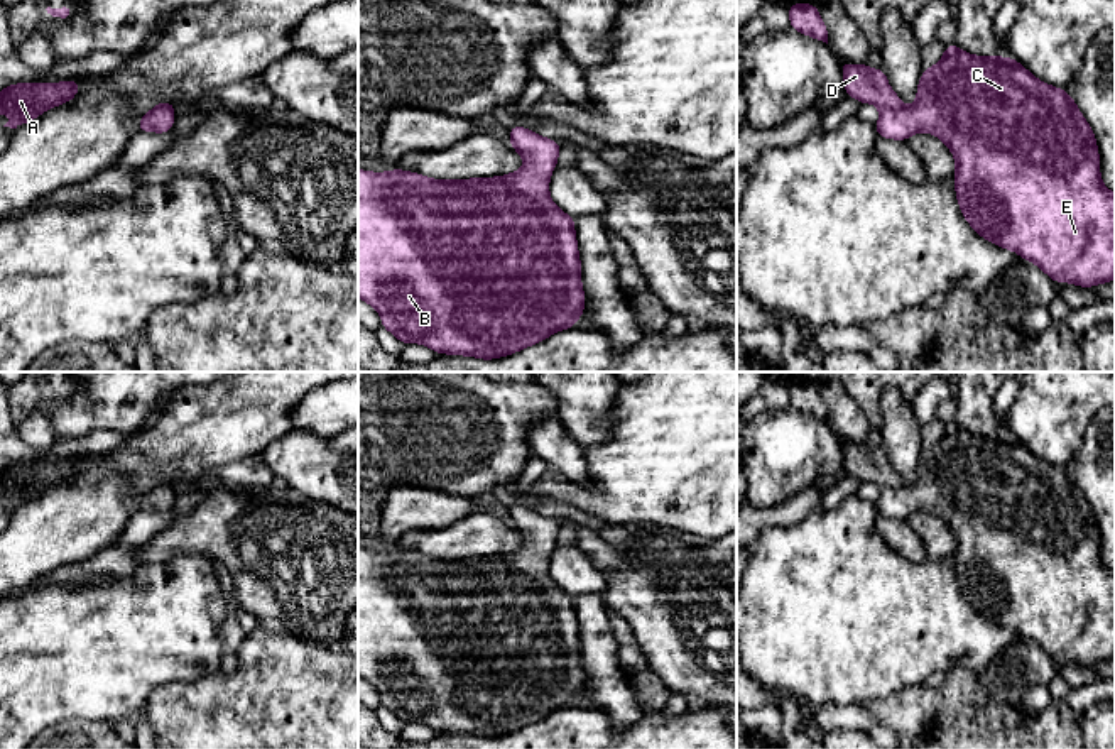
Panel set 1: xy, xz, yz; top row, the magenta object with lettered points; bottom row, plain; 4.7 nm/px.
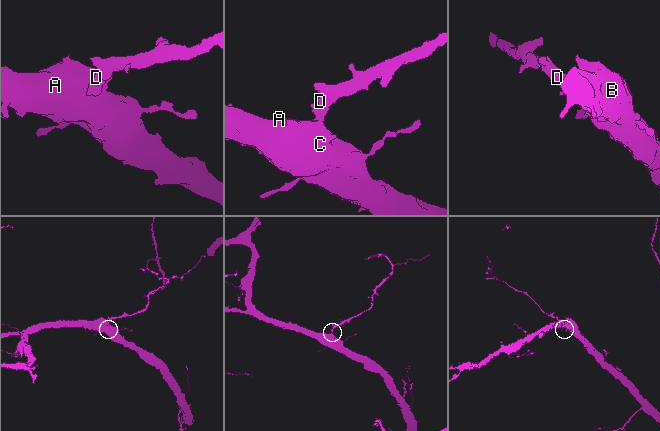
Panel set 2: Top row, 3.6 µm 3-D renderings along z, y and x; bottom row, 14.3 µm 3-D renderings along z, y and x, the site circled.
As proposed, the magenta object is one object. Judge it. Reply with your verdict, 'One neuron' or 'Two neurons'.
One neuron

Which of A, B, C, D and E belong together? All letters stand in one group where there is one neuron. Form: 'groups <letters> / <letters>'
groups A B C D E

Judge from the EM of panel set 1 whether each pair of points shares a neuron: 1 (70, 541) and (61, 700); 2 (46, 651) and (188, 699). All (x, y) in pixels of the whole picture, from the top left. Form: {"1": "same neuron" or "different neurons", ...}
{"1": "different neurons", "2": "different neurons"}

